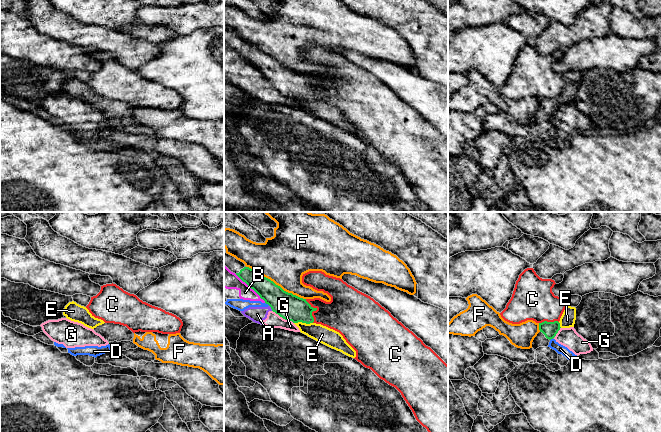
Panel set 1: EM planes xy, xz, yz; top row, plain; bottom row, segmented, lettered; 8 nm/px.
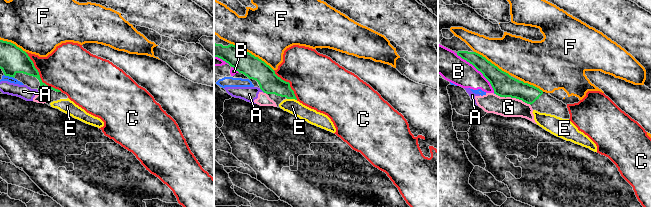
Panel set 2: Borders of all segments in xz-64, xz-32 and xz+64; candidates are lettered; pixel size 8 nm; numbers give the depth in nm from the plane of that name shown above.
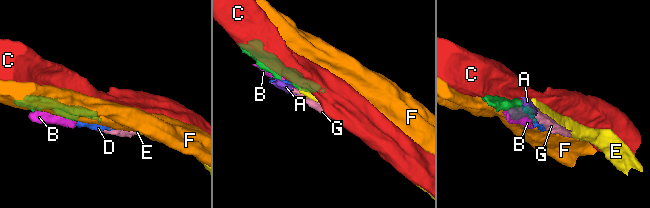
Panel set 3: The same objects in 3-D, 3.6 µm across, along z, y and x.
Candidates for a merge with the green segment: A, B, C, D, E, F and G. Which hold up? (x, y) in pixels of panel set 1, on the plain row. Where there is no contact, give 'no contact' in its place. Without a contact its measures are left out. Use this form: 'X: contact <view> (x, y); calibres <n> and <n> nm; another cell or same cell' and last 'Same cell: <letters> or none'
A: contact xz (271, 84); calibres 220 and 130 nm; another cell
B: contact xz (250, 63); calibres 170 and 160 nm; another cell
C: contact xz (314, 86); calibres 220 and 320 nm; another cell
D: contact xz (267, 79); calibres 220 and 90 nm; another cell
E: contact xz (303, 98); calibres 220 and 140 nm; same cell
F: contact xz (275, 60); calibres 220 and 400 nm; another cell
G: contact xz (283, 94); calibres 220 and 120 nm; another cell
Same cell: E

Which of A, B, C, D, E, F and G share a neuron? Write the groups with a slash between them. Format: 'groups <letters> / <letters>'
groups A B D G / C / E / F

